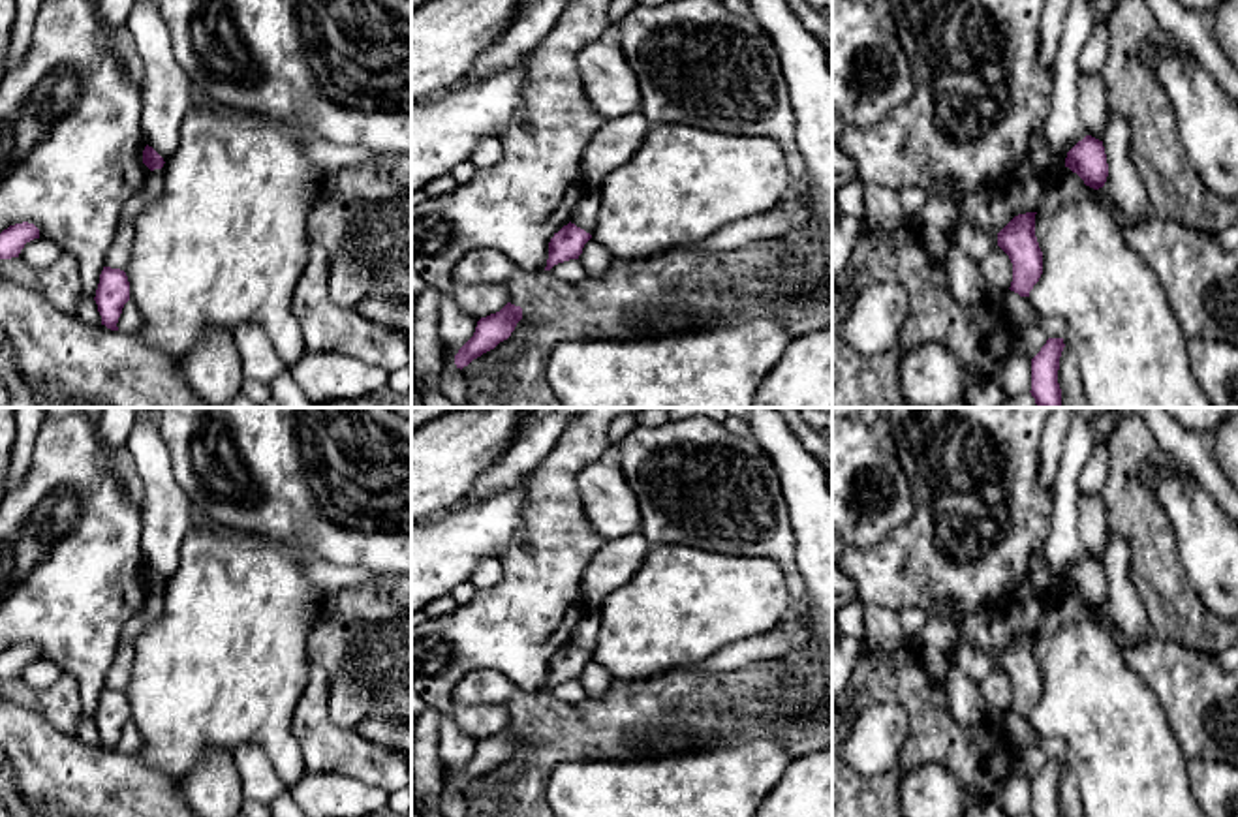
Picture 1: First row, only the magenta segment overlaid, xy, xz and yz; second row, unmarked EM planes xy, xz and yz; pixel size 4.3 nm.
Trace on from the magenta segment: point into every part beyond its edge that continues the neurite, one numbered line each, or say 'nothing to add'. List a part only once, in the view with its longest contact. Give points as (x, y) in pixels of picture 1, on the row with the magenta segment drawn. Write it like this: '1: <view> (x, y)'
nothing to add

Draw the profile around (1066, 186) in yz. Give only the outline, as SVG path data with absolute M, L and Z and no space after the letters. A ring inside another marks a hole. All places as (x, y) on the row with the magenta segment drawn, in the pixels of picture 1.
M1069 167L1054 171L1054 177L1048 178L1037 214L1052 216L1060 207L1067 203L1078 203L1080 199L1099 192L1103 197L1112 199L1105 188L1093 190L1084 184L1084 180L1073 173Z

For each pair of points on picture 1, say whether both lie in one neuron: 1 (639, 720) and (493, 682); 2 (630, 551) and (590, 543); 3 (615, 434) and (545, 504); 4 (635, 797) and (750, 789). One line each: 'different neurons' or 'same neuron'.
1: same neuron
2: different neurons
3: different neurons
4: same neuron

